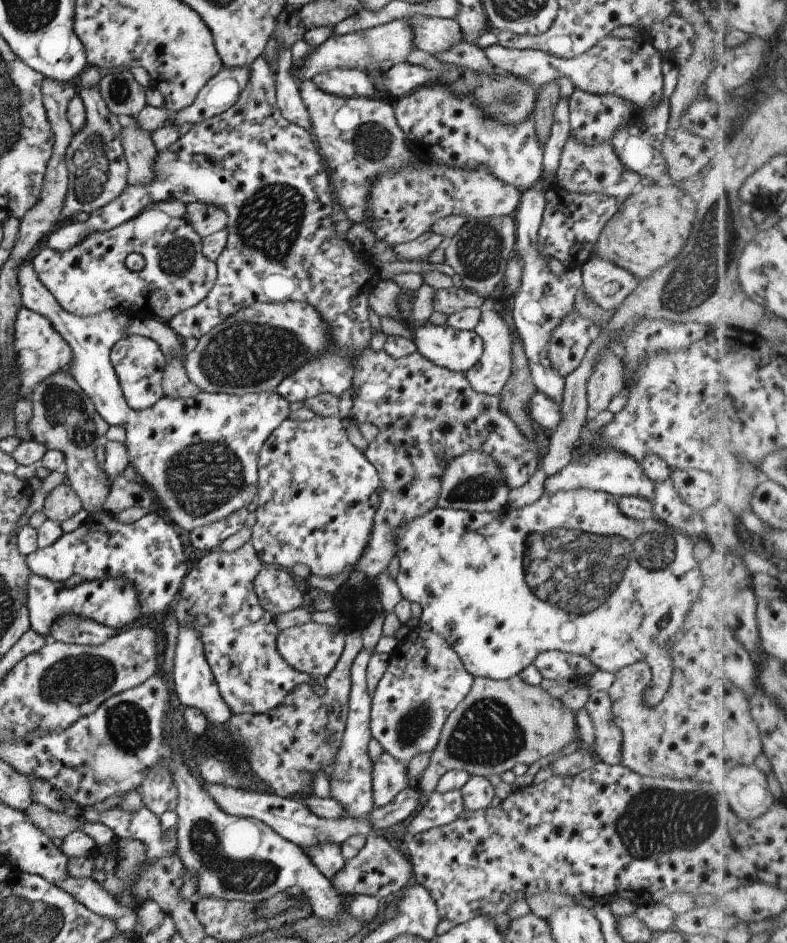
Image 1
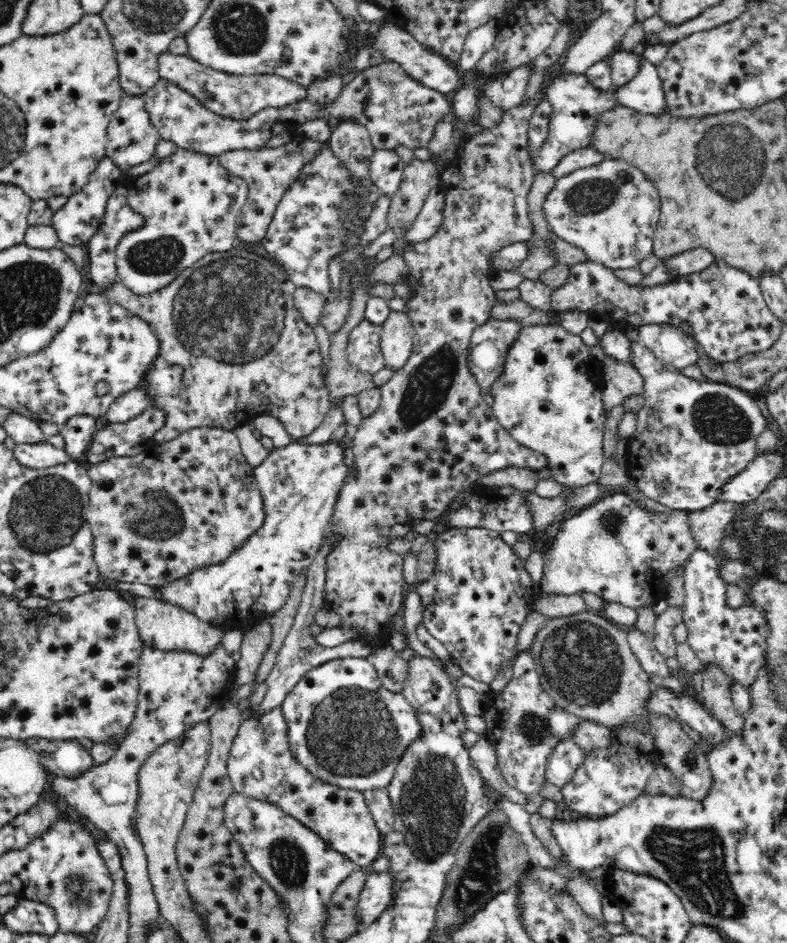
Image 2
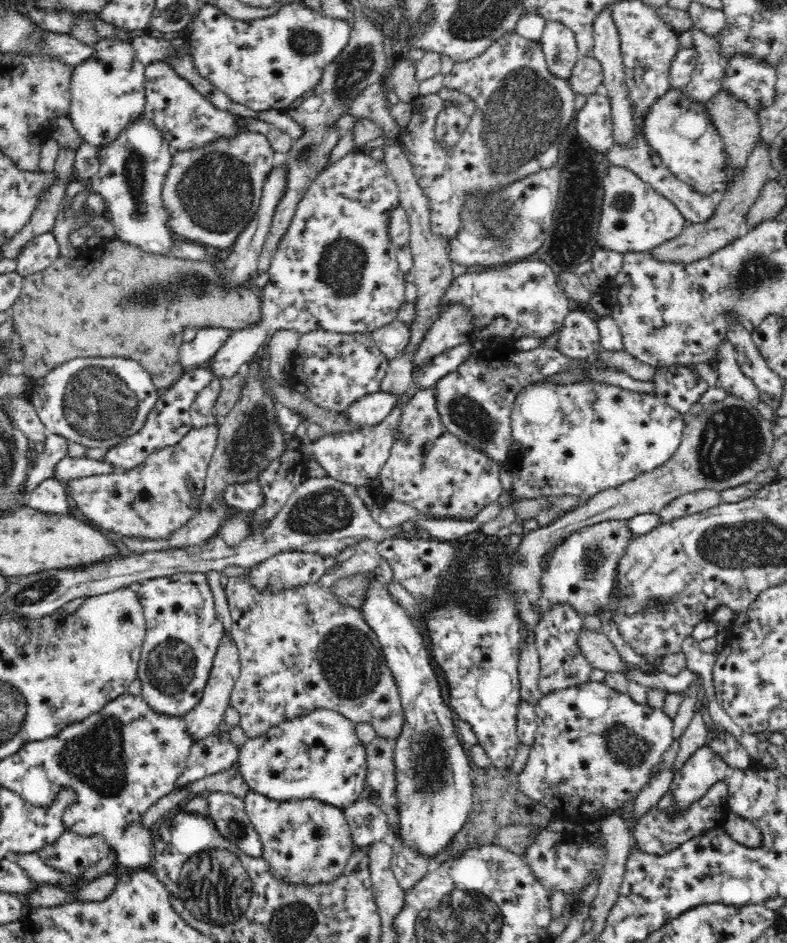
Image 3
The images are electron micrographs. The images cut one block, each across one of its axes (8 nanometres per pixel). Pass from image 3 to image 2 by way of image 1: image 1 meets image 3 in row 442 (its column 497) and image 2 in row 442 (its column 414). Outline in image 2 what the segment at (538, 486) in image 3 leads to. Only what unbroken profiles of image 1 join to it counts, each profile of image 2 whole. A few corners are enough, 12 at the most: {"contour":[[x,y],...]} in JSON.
{"contour":[[525,325],[490,405],[563,491],[597,483],[608,410],[580,335]]}

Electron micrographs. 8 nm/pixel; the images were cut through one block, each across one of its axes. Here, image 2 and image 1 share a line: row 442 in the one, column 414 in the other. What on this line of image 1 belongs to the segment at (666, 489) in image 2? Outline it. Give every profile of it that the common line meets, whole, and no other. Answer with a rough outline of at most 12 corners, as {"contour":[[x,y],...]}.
{"contour":[[435,631],[388,655],[370,736],[402,765],[432,752],[473,680]]}

